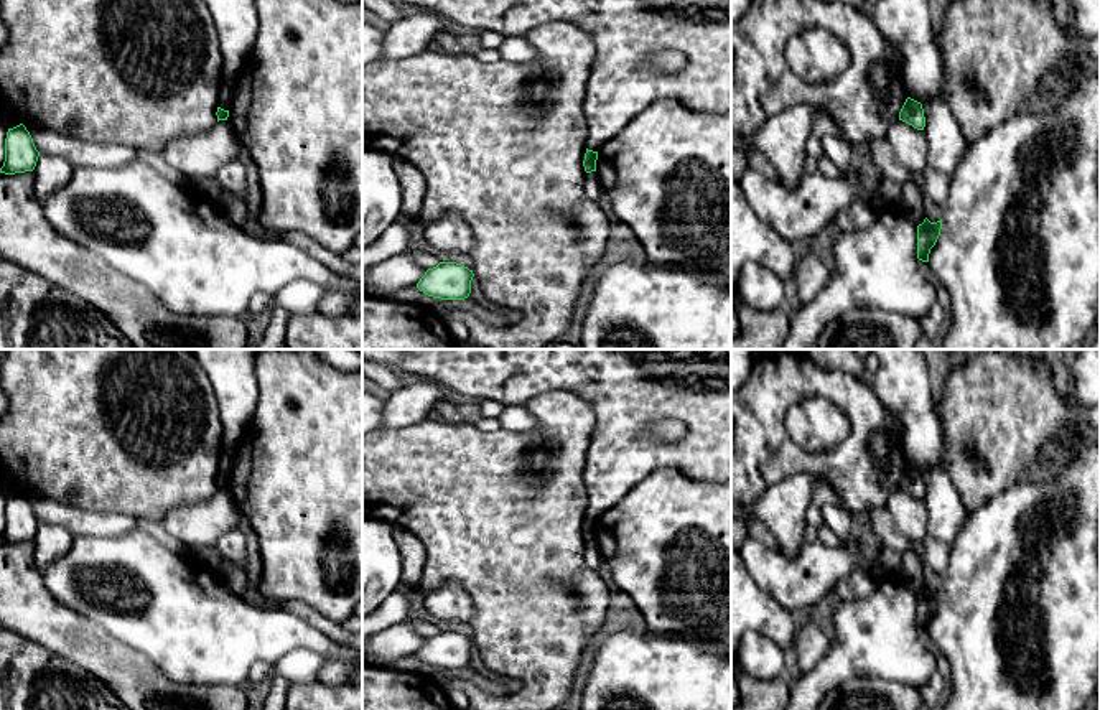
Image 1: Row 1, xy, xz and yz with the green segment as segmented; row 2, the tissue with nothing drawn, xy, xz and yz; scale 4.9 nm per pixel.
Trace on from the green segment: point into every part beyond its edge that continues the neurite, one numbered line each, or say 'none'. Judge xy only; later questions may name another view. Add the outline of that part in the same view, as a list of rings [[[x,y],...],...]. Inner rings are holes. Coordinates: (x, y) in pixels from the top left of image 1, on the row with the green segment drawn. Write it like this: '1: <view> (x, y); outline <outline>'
none

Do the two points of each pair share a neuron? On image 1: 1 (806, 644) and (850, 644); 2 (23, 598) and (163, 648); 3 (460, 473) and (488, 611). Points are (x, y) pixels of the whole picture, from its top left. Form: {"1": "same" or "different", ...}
{"1": "different", "2": "different", "3": "same"}

